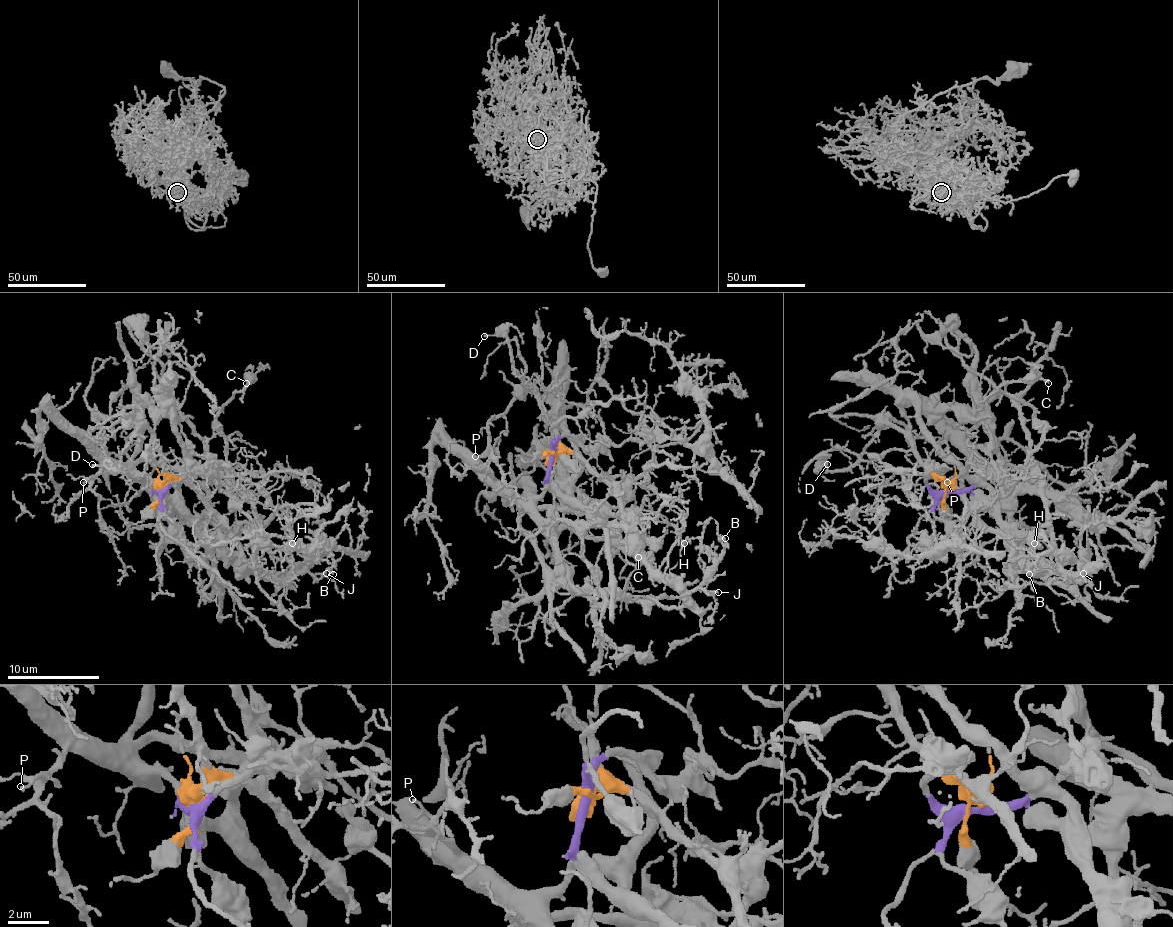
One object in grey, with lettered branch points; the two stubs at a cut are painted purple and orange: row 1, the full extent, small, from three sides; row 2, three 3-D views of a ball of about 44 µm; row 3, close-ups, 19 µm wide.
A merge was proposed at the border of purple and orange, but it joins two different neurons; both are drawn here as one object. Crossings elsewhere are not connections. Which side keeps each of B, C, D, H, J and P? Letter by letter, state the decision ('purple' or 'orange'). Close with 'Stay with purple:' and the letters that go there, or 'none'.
B: orange
C: purple
D: orange
H: orange
J: orange
P: purple
Stay with purple: C, P

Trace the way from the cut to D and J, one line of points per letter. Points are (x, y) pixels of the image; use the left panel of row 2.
D: (160, 492), (165, 459), (156, 439), (142, 425), (114, 471), (91, 464)
J: (160, 492), (170, 480), (181, 480), (223, 519), (241, 558), (255, 570), (326, 572)

